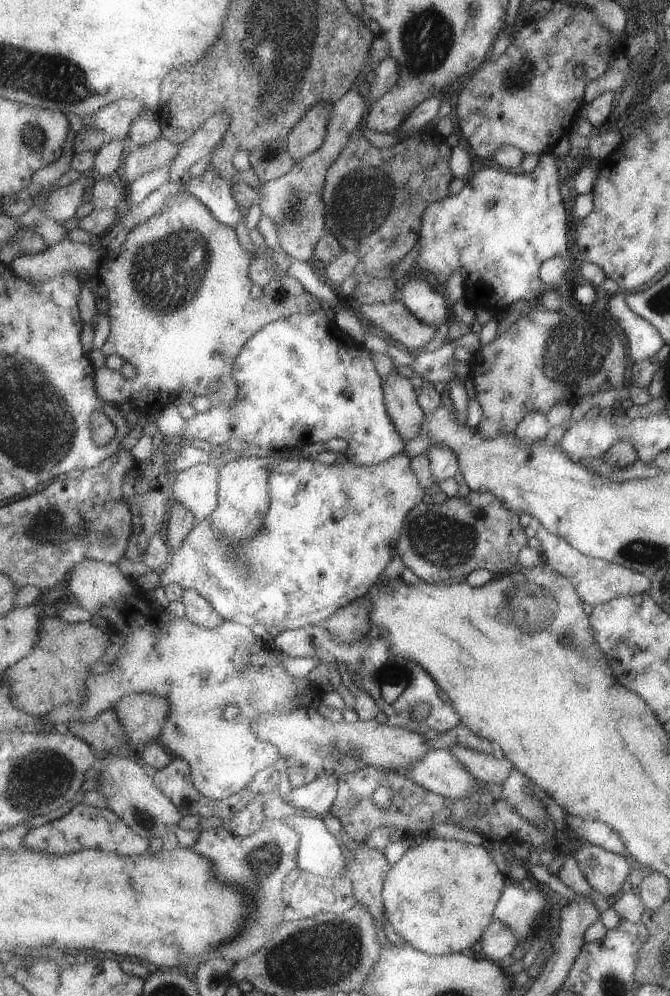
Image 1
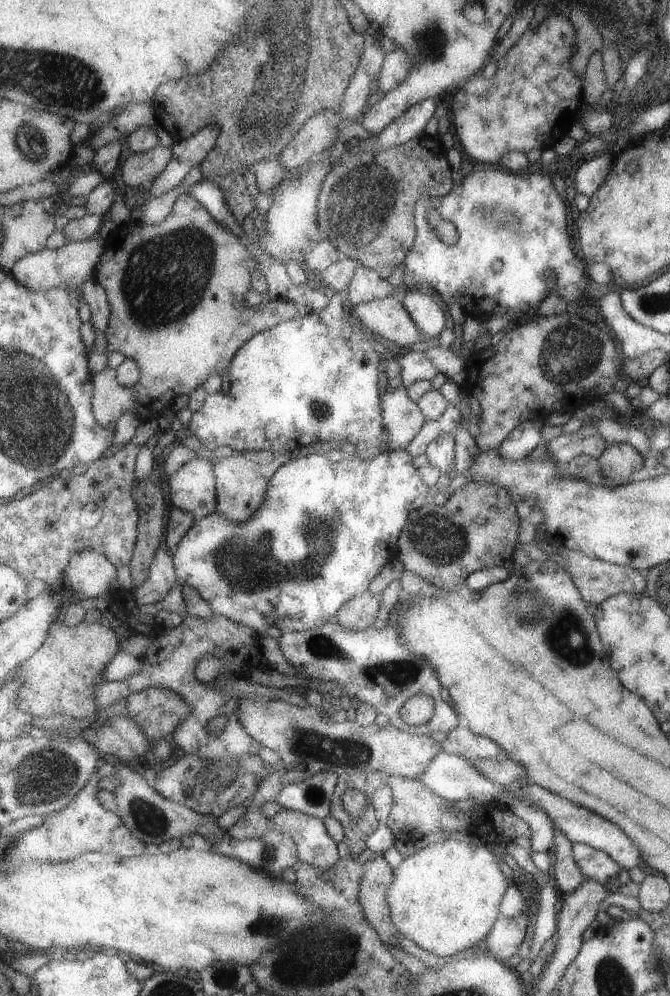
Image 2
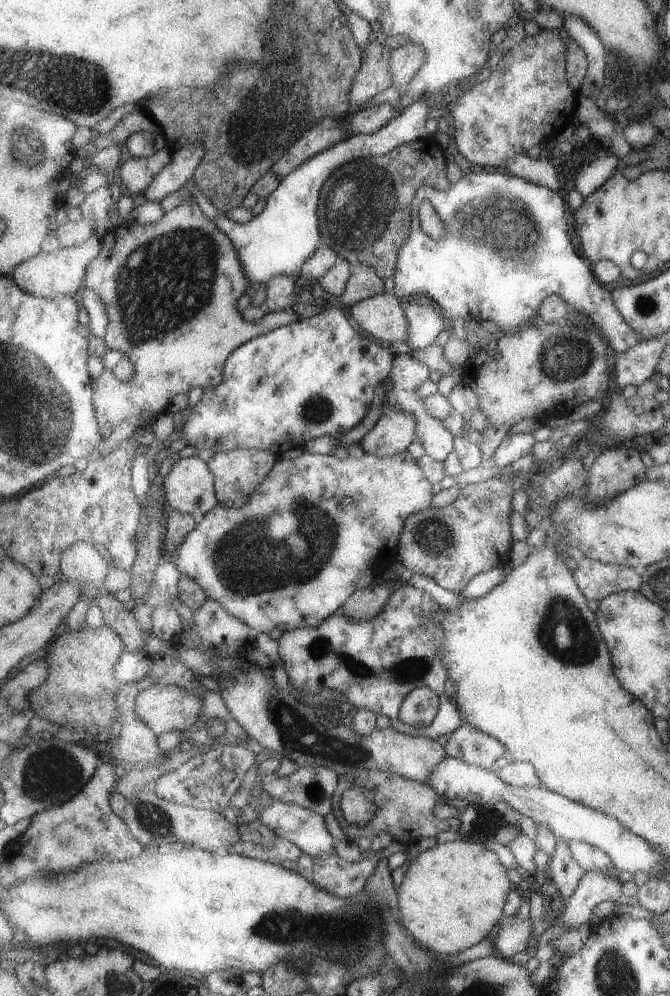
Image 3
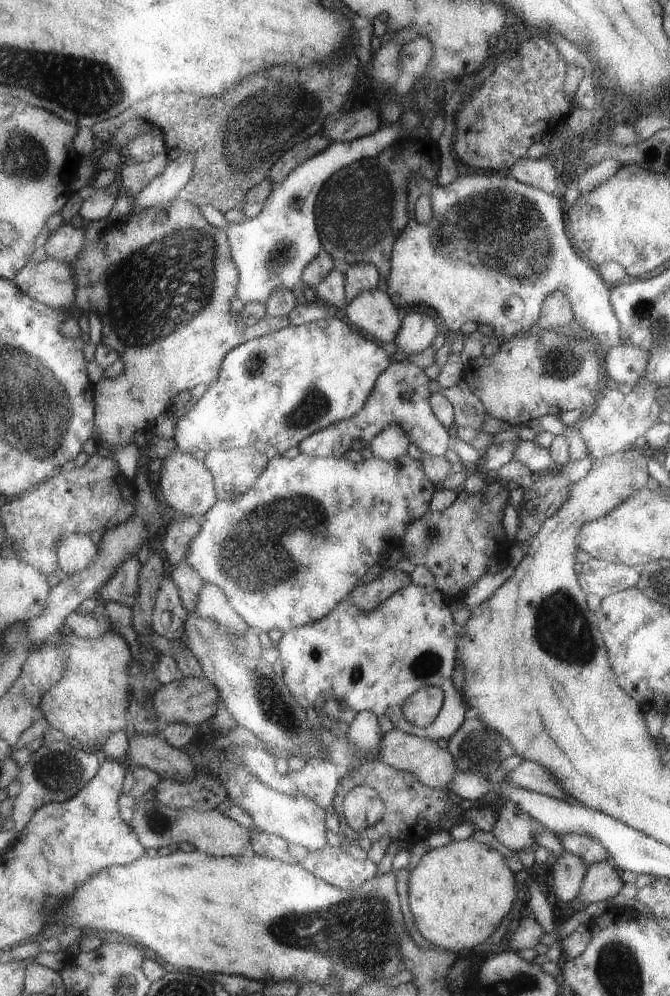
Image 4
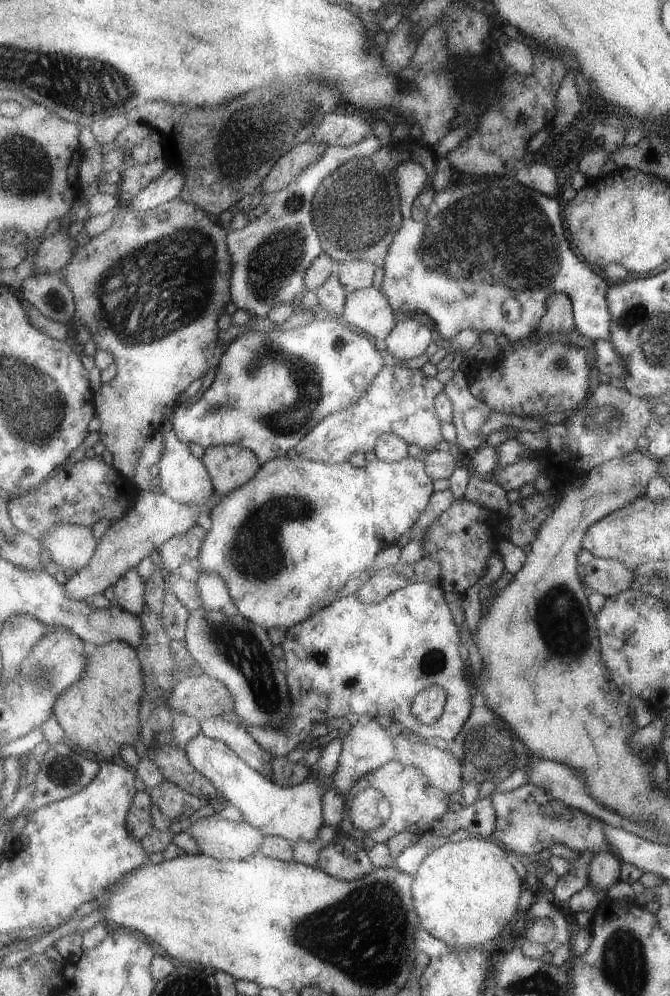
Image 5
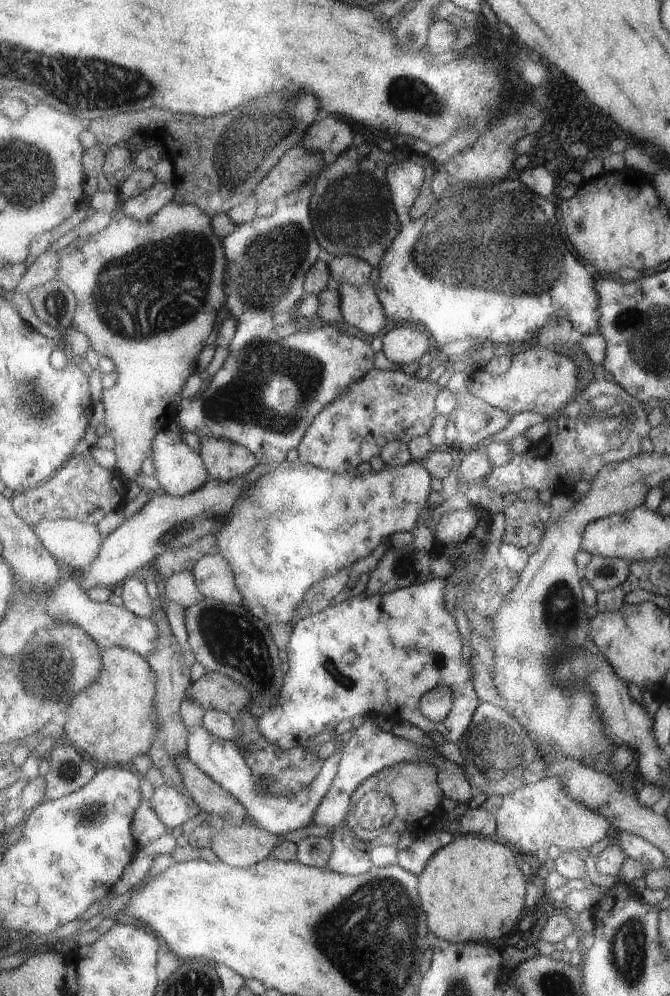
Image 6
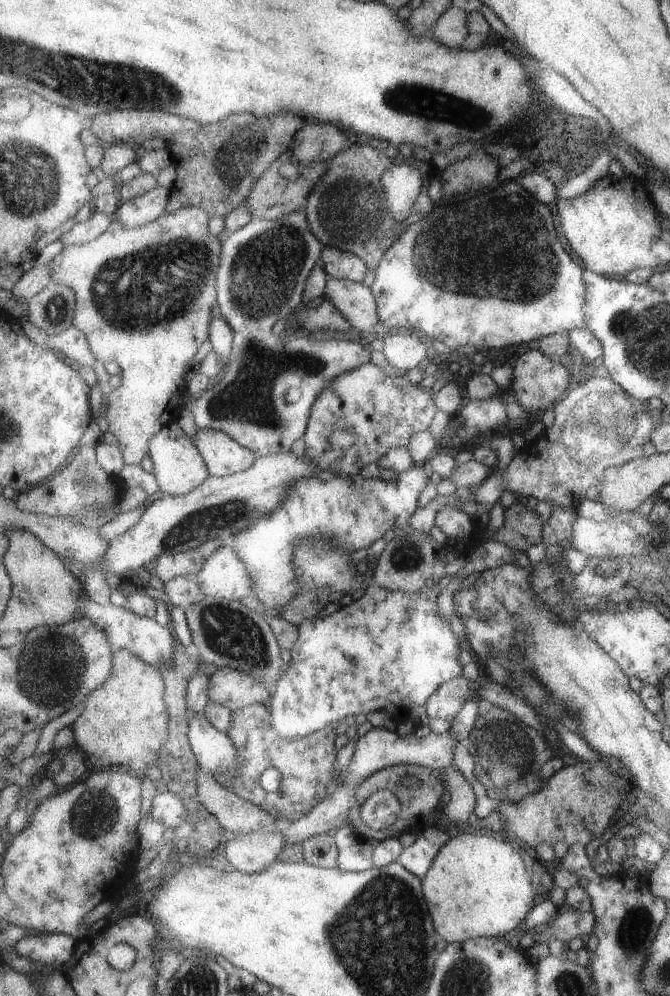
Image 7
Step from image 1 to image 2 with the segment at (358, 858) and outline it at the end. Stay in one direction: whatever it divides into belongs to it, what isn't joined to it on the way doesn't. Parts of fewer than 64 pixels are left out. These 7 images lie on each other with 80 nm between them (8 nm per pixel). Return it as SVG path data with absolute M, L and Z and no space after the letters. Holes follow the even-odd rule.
M377 854L374 860L367 861L362 878L358 905L363 909L365 918L379 933L386 945L393 945L401 934L393 924L387 896L387 887L391 884L394 868L383 854Z

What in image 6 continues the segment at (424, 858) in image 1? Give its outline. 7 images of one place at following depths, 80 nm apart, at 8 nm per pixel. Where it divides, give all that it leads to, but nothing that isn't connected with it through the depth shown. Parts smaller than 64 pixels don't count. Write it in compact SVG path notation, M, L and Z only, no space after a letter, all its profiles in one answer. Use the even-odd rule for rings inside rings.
M458 834L453 842L435 854L425 874L421 874L419 892L431 932L449 942L493 942L511 934L523 912L528 912L525 908L527 880L517 866L515 852L511 846L495 842L492 837Z

